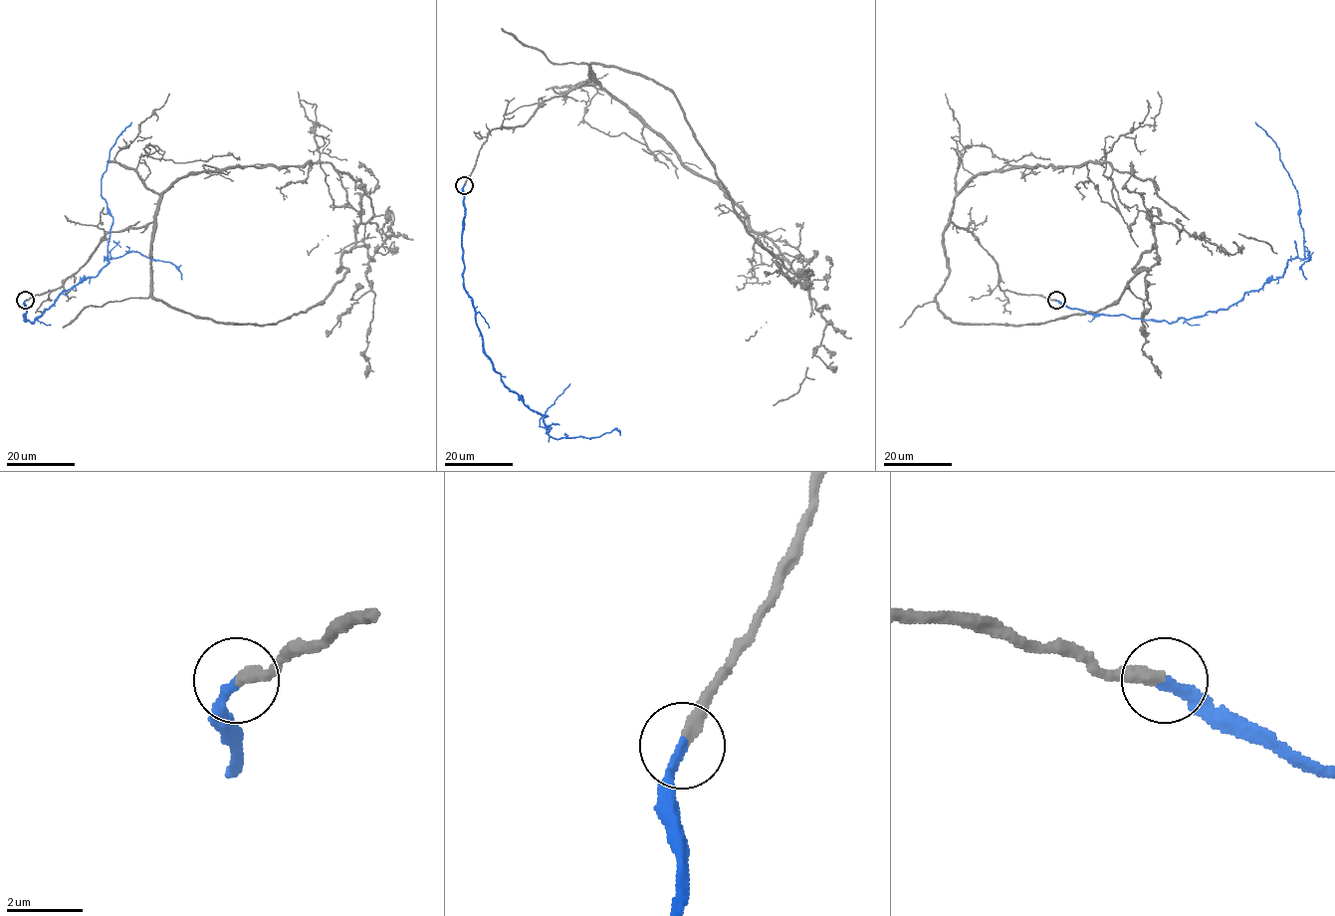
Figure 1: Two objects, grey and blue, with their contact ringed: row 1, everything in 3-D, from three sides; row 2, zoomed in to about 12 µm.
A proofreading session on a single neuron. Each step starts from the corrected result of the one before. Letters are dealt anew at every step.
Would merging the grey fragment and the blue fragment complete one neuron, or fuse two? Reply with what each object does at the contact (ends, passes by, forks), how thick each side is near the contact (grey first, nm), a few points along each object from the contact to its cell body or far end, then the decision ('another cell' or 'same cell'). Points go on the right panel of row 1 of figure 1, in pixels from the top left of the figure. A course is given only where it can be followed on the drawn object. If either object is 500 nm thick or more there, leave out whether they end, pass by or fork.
grey ends there; blue ends there; 340 nm thick on the grey side, 260 nm on the other; grey runs (1056, 301), (1001, 290), (950, 222), (935, 300), (955, 323), (1100, 311), (1162, 222), (1276, 253); blue runs (1056, 301), (1177, 322), (1224, 310), (1303, 259), (1298, 197), (1279, 148), (1255, 121); same cell

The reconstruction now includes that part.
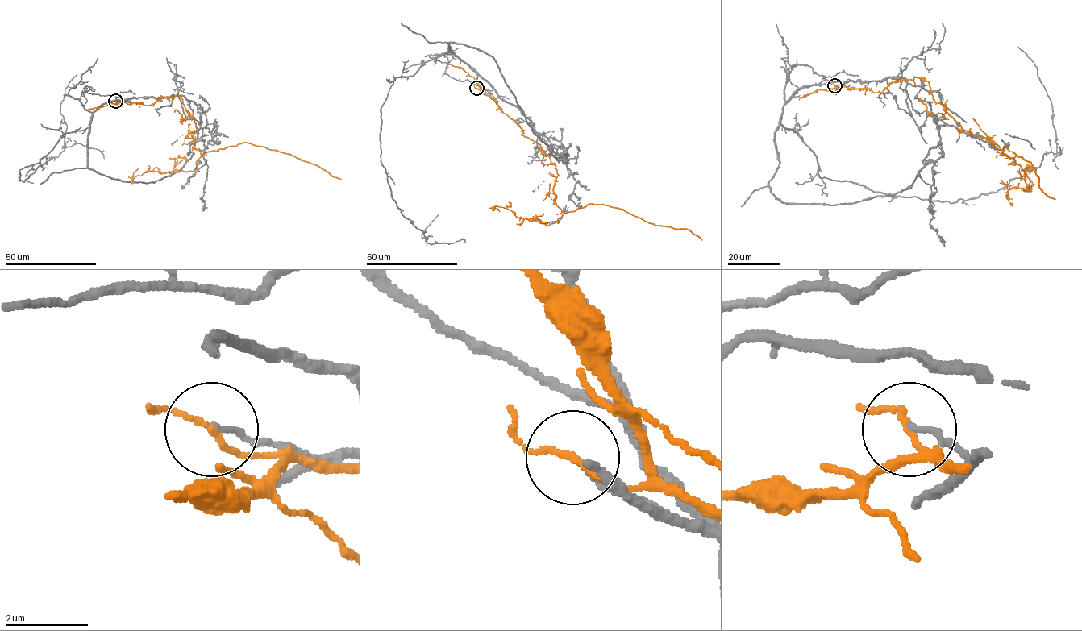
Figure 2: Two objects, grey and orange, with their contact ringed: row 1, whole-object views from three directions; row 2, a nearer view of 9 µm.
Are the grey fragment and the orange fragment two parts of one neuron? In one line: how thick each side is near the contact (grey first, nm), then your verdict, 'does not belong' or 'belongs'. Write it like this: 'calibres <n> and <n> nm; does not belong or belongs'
calibres 120 and 120 nm; does not belong

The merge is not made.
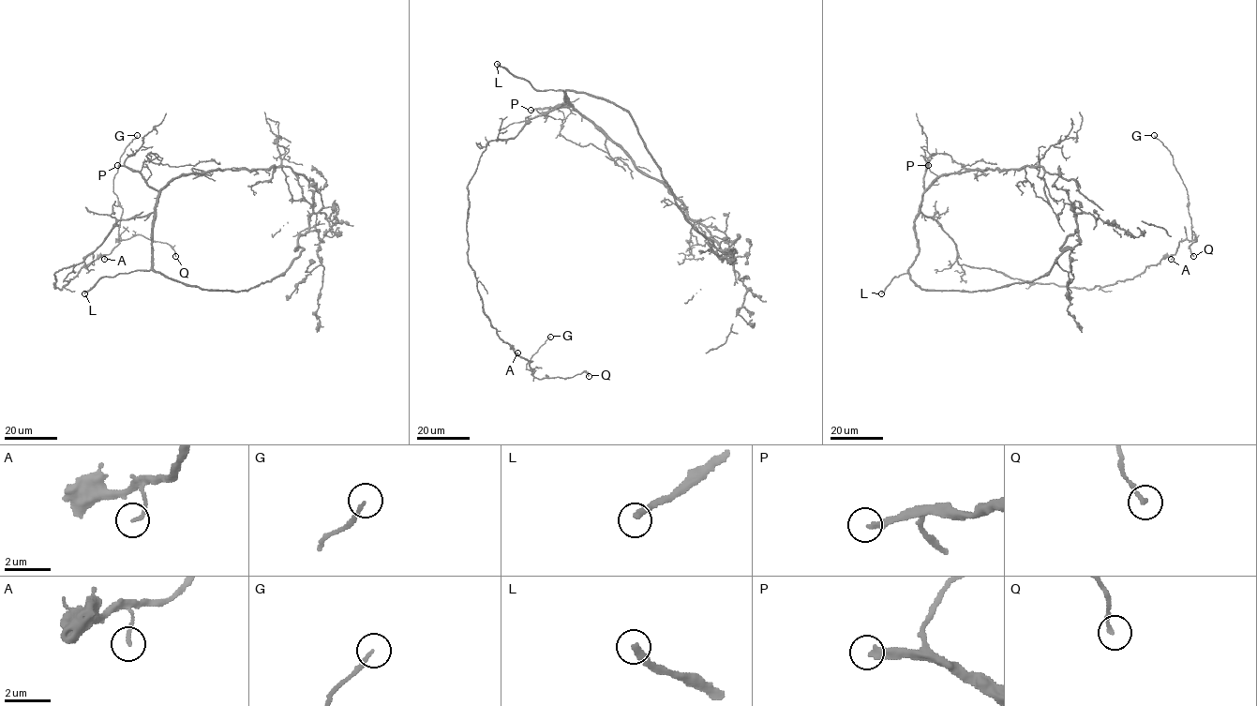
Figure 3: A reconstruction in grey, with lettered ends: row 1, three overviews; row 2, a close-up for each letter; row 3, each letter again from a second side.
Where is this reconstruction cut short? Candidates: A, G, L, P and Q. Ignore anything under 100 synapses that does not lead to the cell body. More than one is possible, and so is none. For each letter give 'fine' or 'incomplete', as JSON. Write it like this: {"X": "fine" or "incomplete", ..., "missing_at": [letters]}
{"A": "fine", "G": "fine", "L": "incomplete", "P": "incomplete", "Q": "fine", "missing_at": ["L", "P"]}

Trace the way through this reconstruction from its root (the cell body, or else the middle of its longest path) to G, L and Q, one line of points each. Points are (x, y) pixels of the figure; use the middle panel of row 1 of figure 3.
G: (566, 102), (491, 140), (468, 186), (468, 261), (484, 312), (531, 374), (526, 364), (550, 337)
L: (566, 102), (562, 90), (537, 90), (497, 64)
Q: (566, 102), (487, 143), (468, 186), (468, 261), (490, 324), (531, 361), (535, 377), (589, 376)

